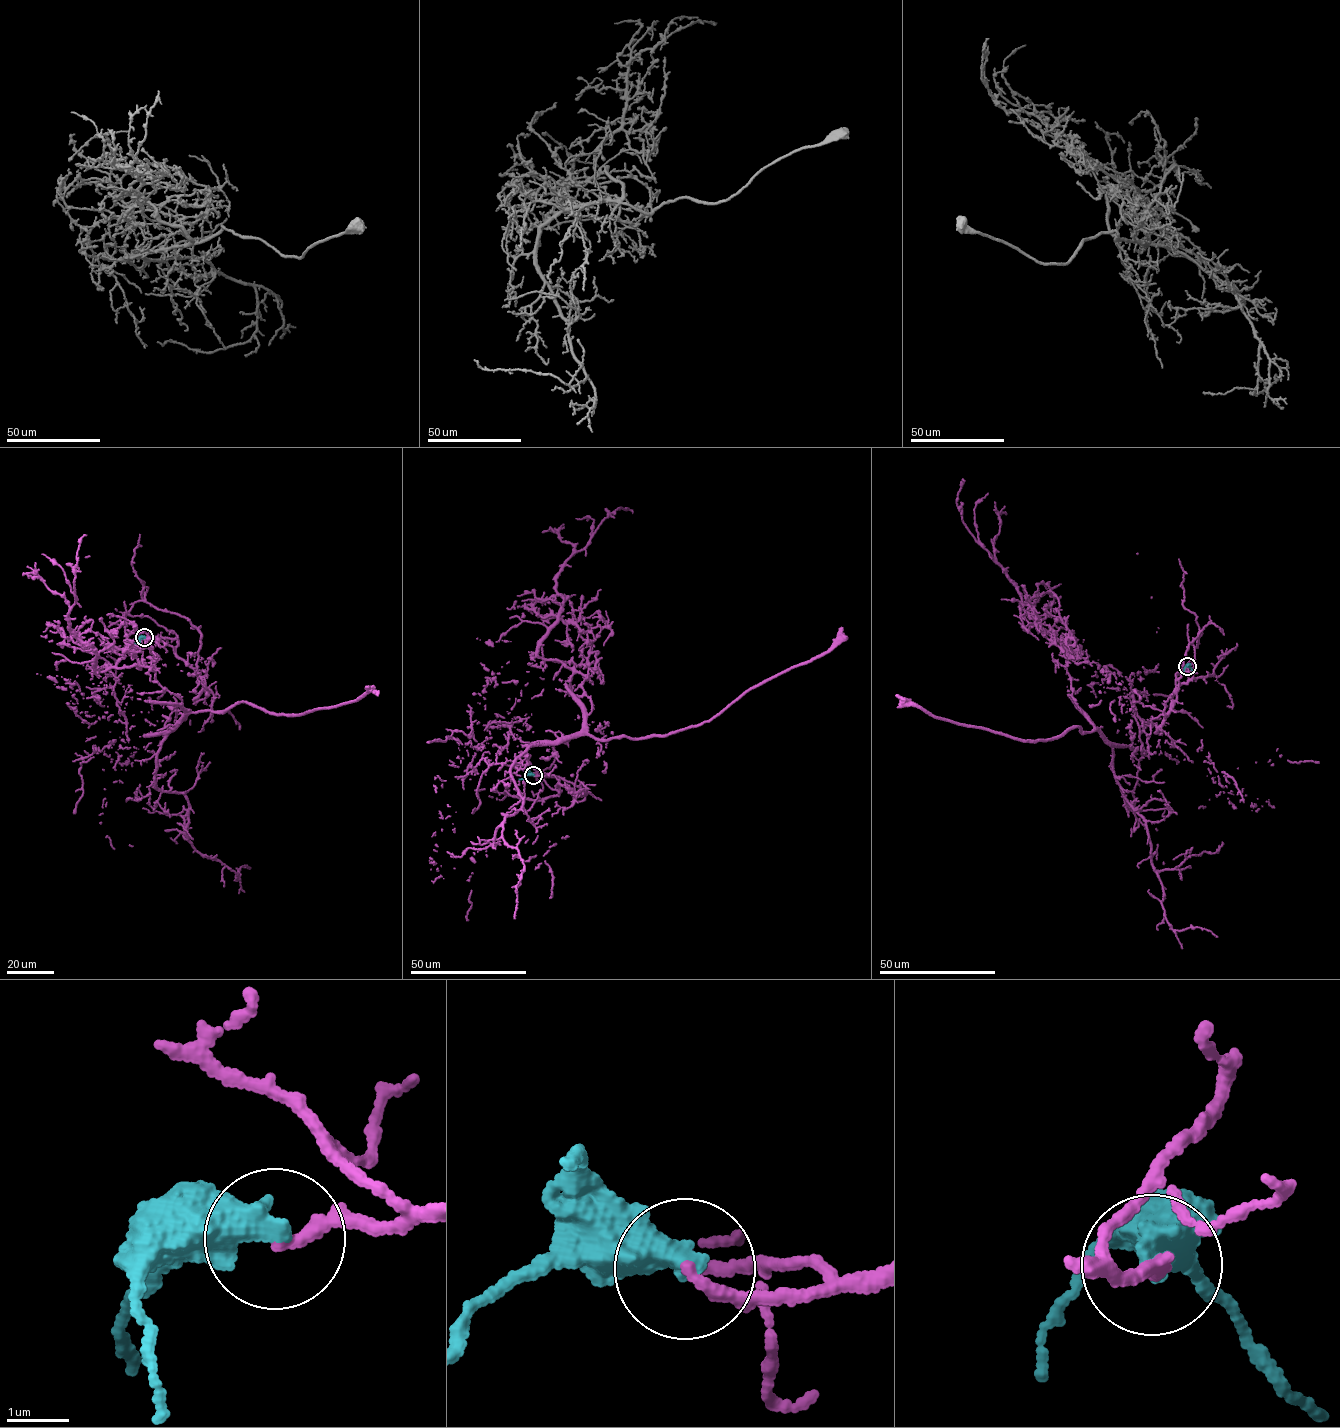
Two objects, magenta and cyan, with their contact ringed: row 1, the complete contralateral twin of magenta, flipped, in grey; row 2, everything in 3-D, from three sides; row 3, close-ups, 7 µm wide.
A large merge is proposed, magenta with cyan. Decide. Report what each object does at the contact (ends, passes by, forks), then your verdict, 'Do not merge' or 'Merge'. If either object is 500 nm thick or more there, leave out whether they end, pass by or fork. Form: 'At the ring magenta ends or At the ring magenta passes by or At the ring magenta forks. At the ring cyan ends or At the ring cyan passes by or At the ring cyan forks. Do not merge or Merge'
Do not merge

